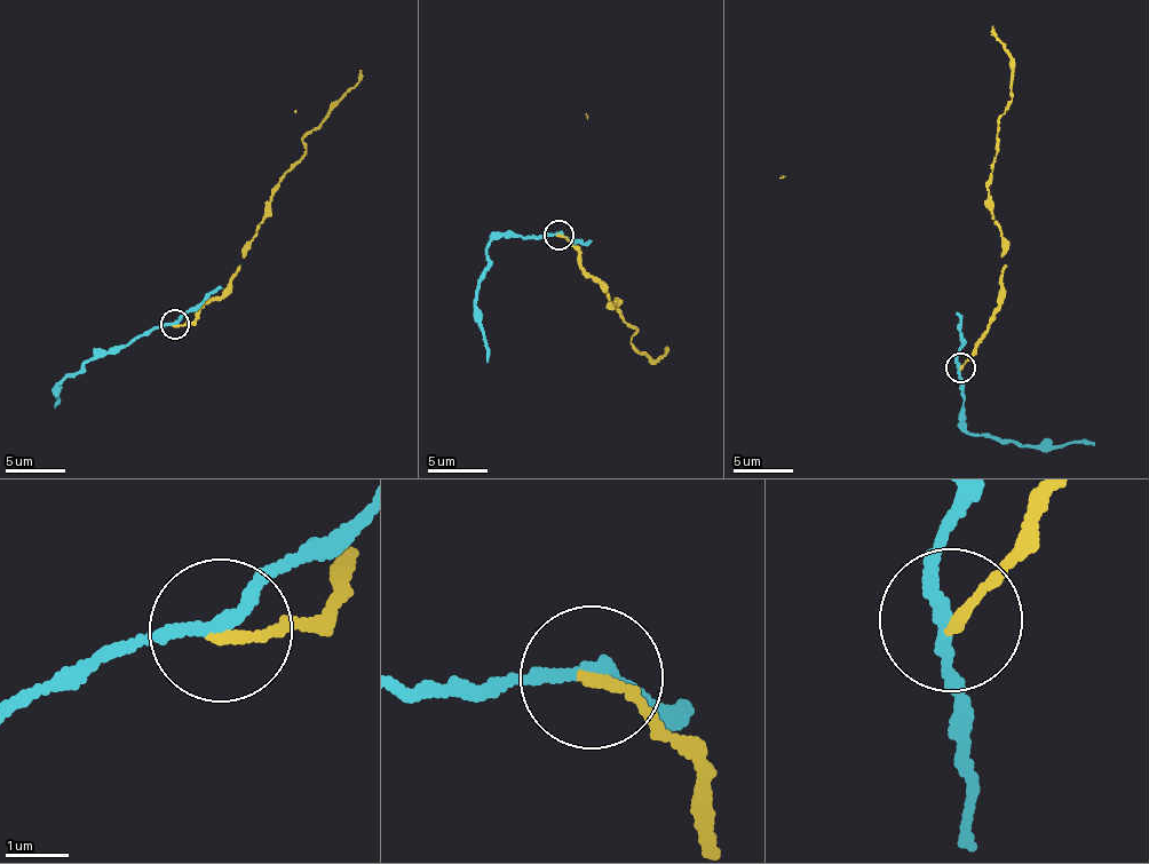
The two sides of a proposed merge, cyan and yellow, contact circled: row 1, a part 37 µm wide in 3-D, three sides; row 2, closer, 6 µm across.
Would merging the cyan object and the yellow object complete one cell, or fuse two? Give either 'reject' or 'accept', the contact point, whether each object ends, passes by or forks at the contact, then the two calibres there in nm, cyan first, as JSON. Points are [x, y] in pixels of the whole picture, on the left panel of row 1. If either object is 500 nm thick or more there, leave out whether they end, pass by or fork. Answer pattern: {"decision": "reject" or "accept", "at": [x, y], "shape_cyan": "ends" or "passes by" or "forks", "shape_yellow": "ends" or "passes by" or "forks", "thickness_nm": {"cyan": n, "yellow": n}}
{"decision": "reject", "at": [175, 324], "shape_cyan": "passes by", "shape_yellow": "ends", "thickness_nm": {"cyan": 200, "yellow": 160}}

